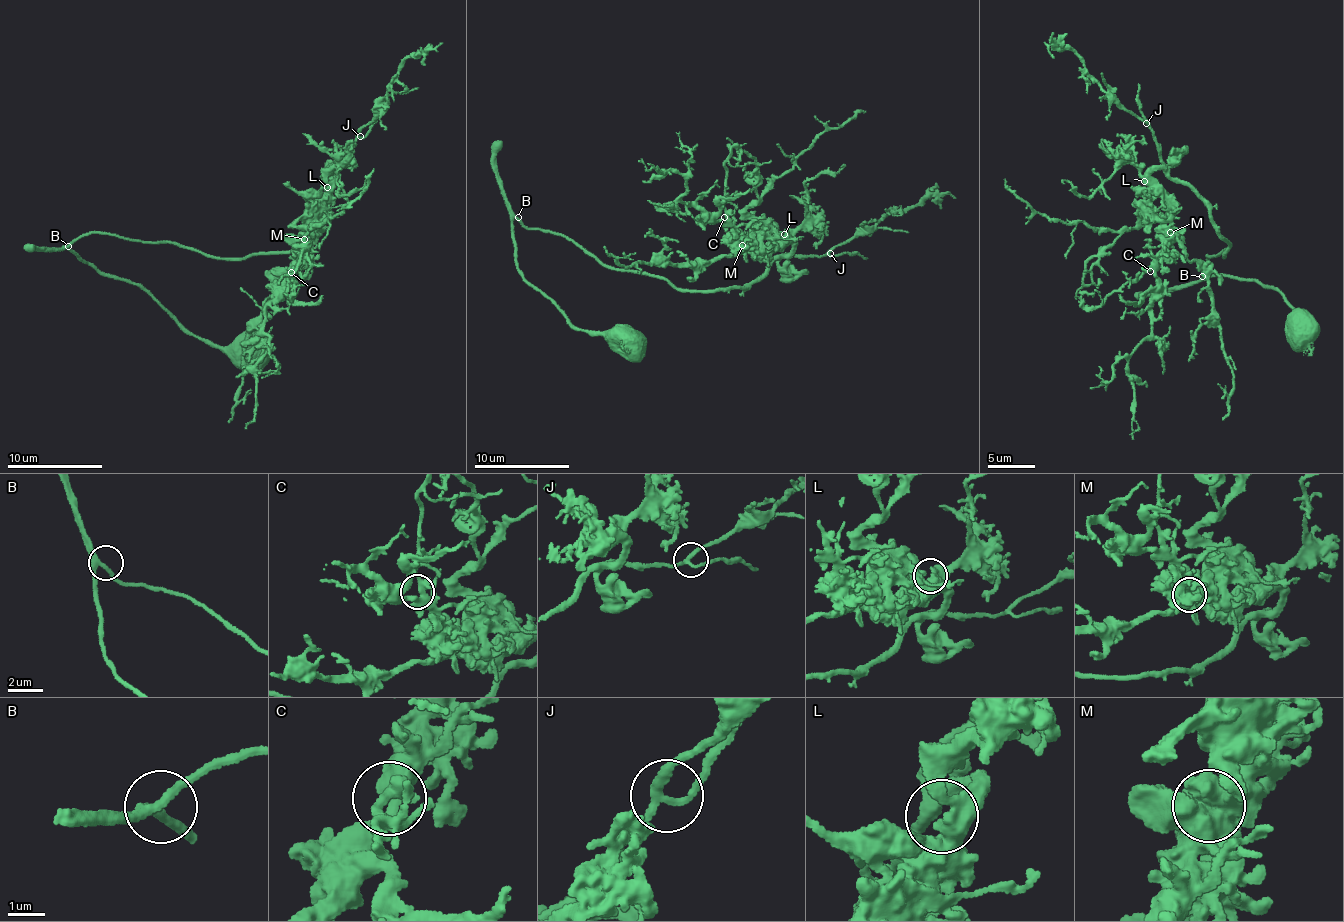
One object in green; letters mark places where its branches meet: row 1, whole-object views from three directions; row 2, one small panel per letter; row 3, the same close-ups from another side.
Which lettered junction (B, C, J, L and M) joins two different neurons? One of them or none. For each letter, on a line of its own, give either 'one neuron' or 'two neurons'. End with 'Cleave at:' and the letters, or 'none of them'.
B: one neuron
C: one neuron
J: one neuron
L: one neuron
M: one neuron
Cleave at: none of them

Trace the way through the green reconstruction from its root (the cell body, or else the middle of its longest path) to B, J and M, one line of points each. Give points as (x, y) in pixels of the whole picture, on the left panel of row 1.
B: (248, 353), (226, 351), (205, 344), (134, 283), (106, 276), (63, 247), (68, 246)
J: (248, 353), (205, 344), (134, 283), (63, 247), (112, 233), (215, 257), (289, 252), (327, 171), (360, 136)
M: (248, 353), (205, 344), (134, 283), (63, 247), (112, 233), (215, 257), (289, 252), (332, 178), (305, 238)

